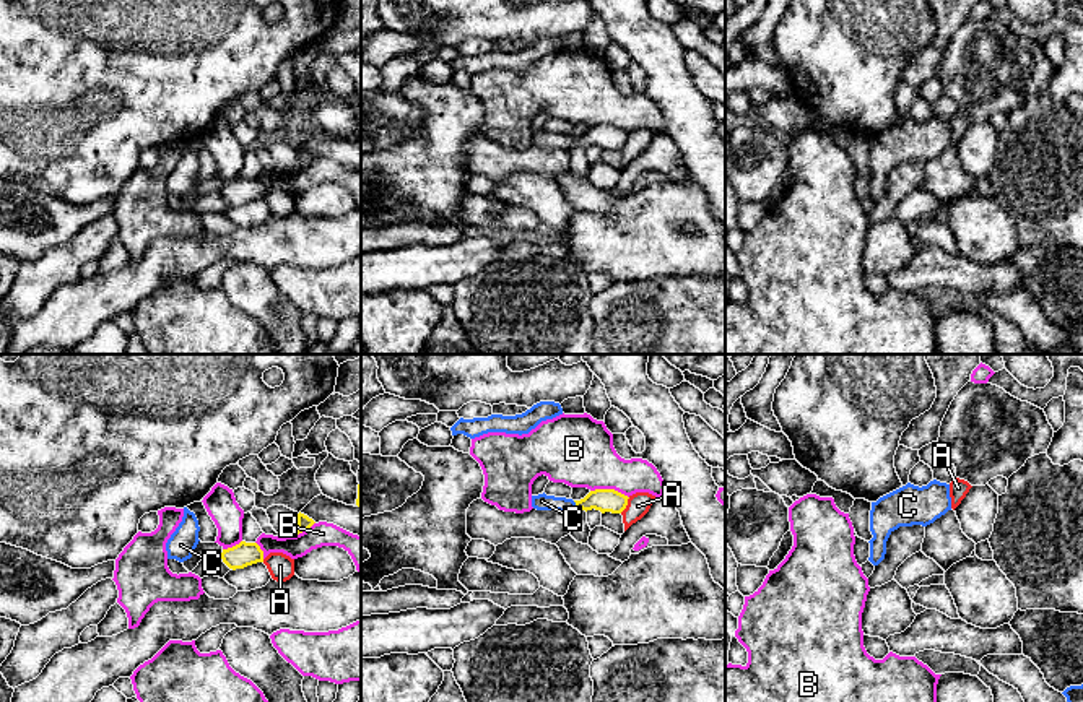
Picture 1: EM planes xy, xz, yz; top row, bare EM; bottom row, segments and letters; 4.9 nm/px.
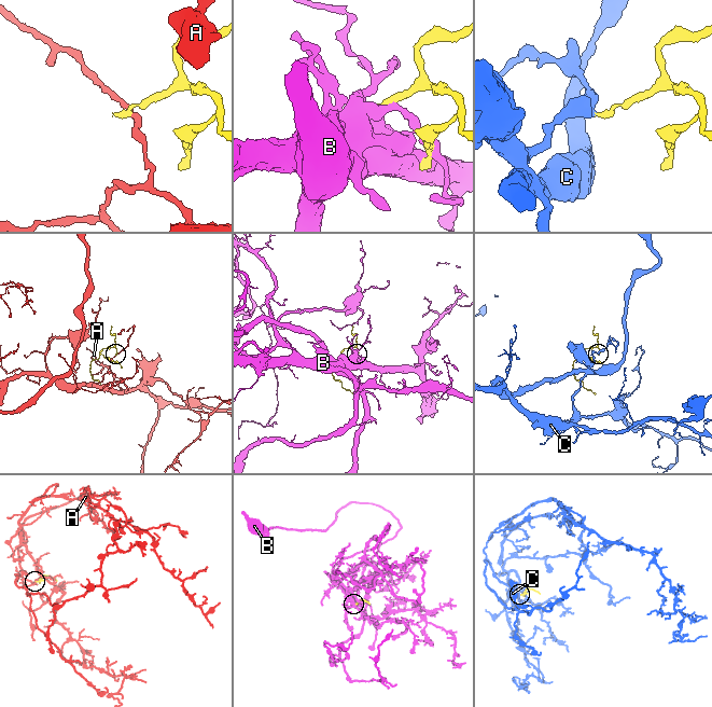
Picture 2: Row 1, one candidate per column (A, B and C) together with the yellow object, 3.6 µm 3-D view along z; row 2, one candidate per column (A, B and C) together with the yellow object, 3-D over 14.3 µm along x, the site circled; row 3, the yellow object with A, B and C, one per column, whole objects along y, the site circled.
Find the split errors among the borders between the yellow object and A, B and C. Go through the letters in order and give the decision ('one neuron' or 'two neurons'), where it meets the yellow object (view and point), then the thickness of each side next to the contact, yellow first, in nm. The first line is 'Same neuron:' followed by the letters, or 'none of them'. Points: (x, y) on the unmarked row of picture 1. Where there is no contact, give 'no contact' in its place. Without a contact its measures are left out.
Same neuron: C
A: two neurons; contact xz (626, 140); calibres 110 and 110 nm
B: two neurons; contact xz (610, 125); calibres 110 and 360 nm
C: one neuron; contact xz (576, 140); calibres 110 and 80 nm

